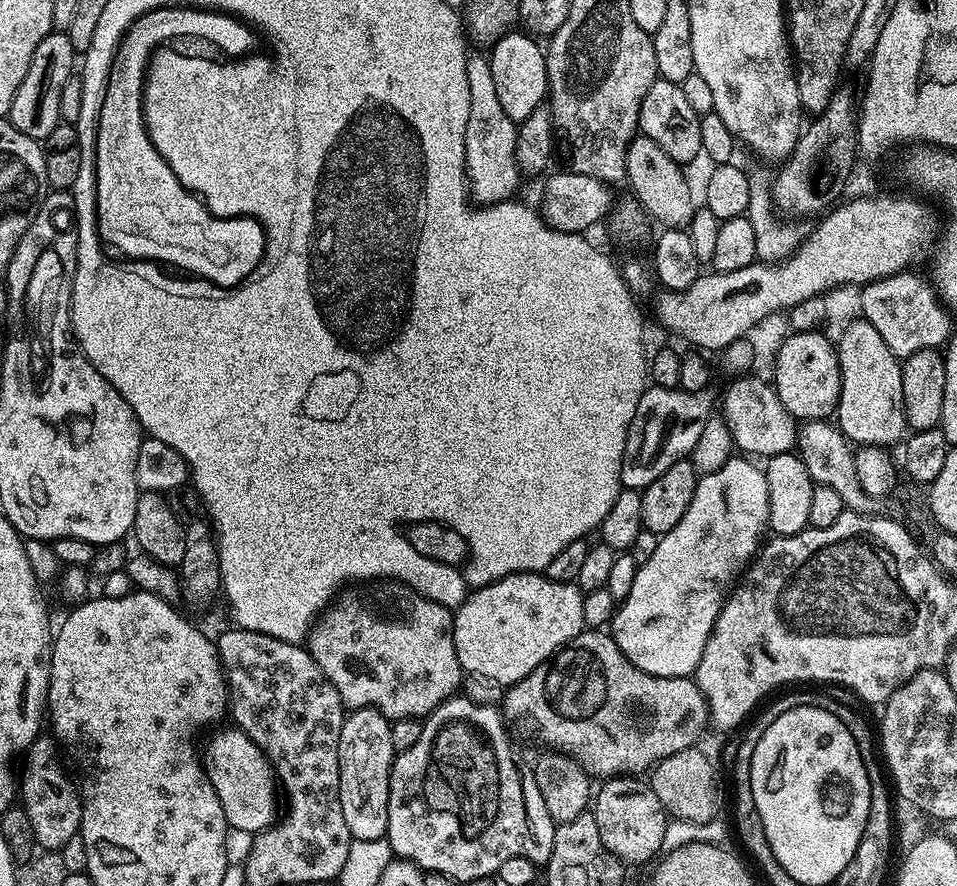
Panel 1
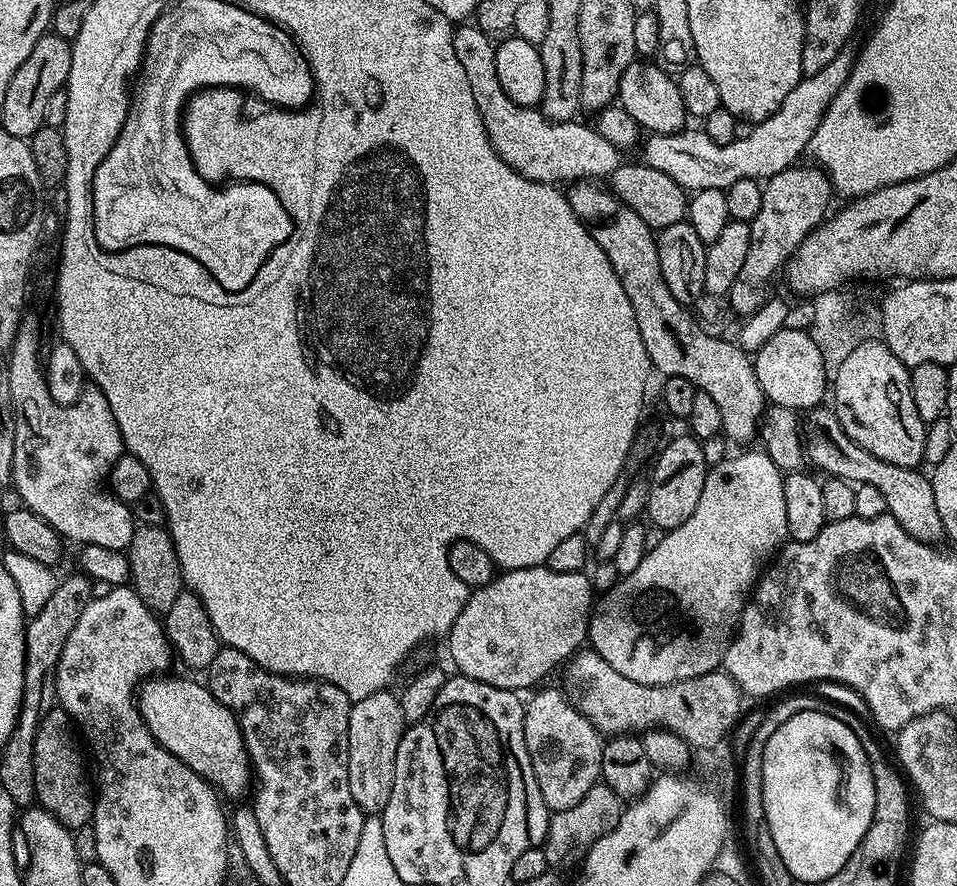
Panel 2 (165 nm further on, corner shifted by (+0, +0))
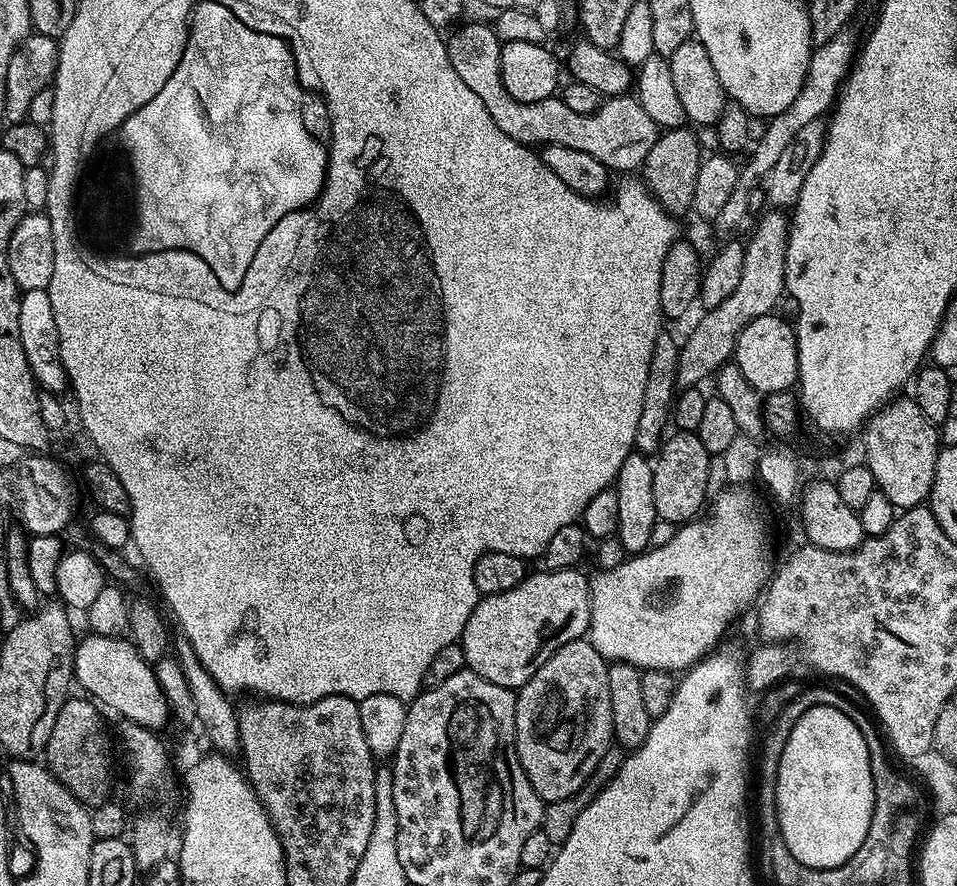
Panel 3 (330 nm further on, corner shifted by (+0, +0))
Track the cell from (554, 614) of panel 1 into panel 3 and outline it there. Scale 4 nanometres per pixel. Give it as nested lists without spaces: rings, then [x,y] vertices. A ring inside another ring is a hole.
[[[576,568],[558,570],[544,576],[525,575],[524,580],[514,586],[512,592],[503,592],[481,599],[470,618],[466,618],[464,633],[458,641],[464,650],[467,671],[478,674],[494,686],[518,690],[536,672],[537,661],[532,661],[540,652],[544,640],[548,640],[549,653],[566,646],[568,640],[579,640],[585,635],[586,626],[591,622],[591,594],[586,590],[585,577],[576,576]]]

